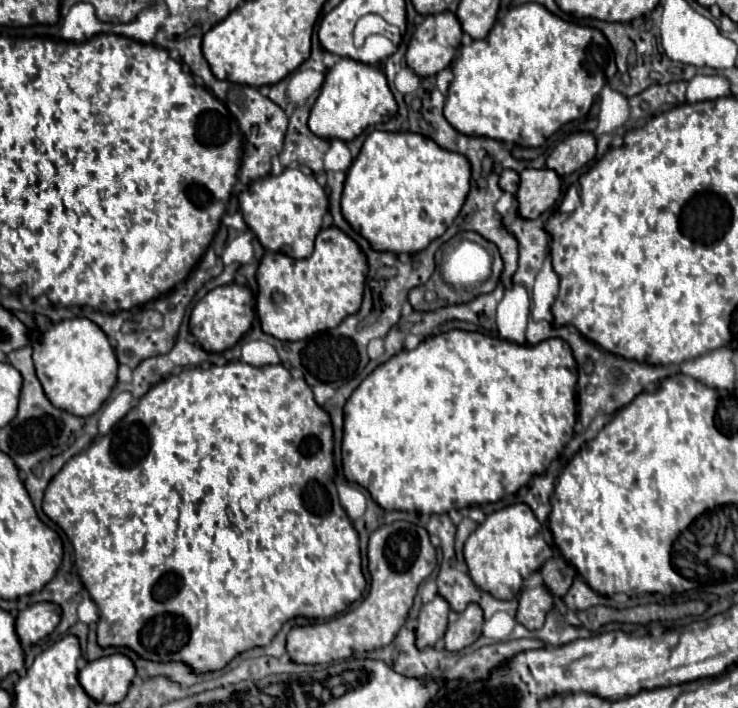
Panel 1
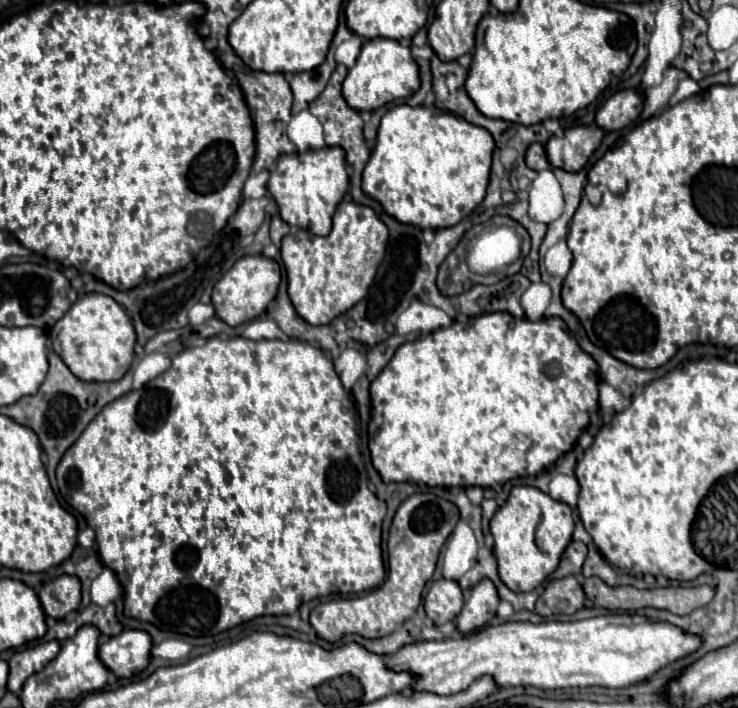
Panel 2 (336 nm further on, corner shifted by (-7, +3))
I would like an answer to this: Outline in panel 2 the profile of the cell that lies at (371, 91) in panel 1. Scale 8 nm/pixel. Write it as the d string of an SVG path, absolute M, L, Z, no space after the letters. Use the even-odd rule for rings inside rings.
M370 39L364 43L362 53L356 59L356 65L348 71L344 79L344 99L356 111L374 111L386 103L392 103L402 97L410 97L420 87L420 73L418 63L412 57L408 45L402 45L394 39Z

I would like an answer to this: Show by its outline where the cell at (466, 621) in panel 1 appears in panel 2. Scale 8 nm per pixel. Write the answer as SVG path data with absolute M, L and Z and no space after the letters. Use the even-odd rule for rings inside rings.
M482 579L476 587L472 587L470 599L464 603L462 611L456 617L456 627L462 633L472 633L496 615L498 603L500 599L494 583L490 579Z

